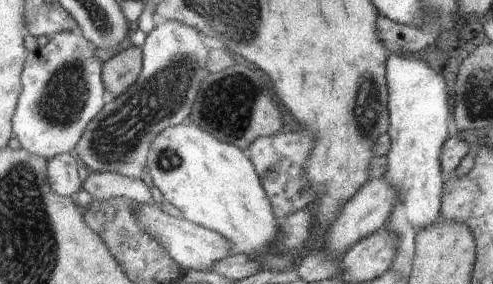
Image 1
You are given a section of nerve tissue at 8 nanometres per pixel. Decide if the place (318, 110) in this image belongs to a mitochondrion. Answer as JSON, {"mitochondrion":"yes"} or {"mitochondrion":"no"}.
{"mitochondrion":"no"}

